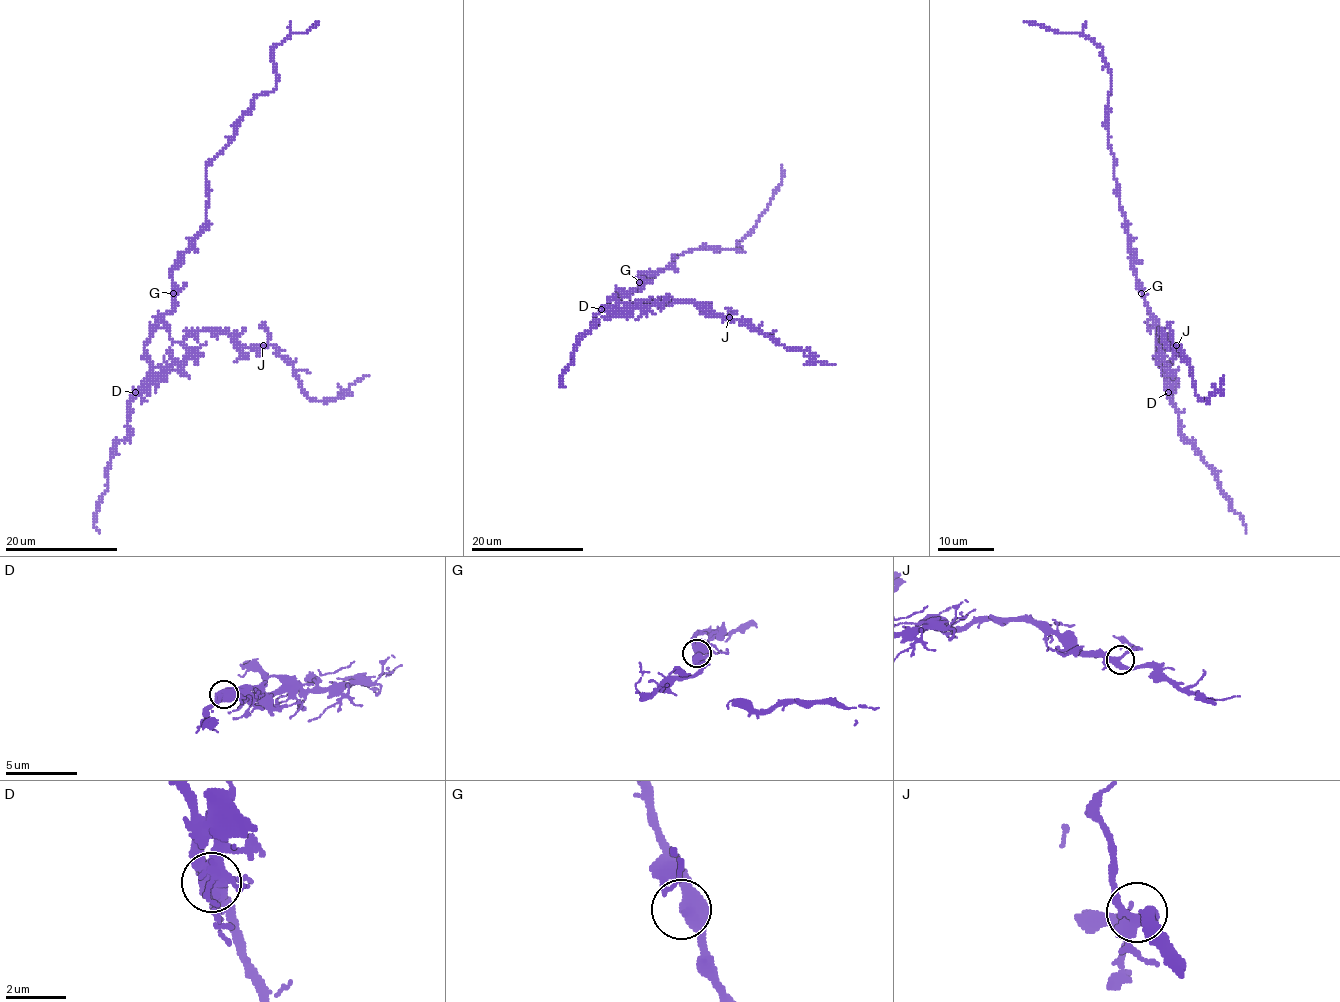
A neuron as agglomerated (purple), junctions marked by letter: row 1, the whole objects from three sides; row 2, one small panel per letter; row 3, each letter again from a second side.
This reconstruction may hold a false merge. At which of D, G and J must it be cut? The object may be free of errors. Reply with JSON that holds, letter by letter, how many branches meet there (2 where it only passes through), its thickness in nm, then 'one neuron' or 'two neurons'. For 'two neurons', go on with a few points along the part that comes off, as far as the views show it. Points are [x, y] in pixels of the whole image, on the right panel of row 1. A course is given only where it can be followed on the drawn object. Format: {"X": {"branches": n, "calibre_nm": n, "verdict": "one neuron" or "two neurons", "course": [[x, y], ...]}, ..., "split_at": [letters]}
{"D": {"branches": 2, "calibre_nm": 700, "verdict": "two neurons", "course": [[1168, 392], [1157, 323], [1119, 201], [1103, 50], [1082, 33], [1025, 21]]}, "G": {"branches": 2, "calibre_nm": 550, "verdict": "one neuron"}, "J": {"branches": 3, "calibre_nm": 320, "verdict": "one neuron"}, "split_at": ["D"]}

